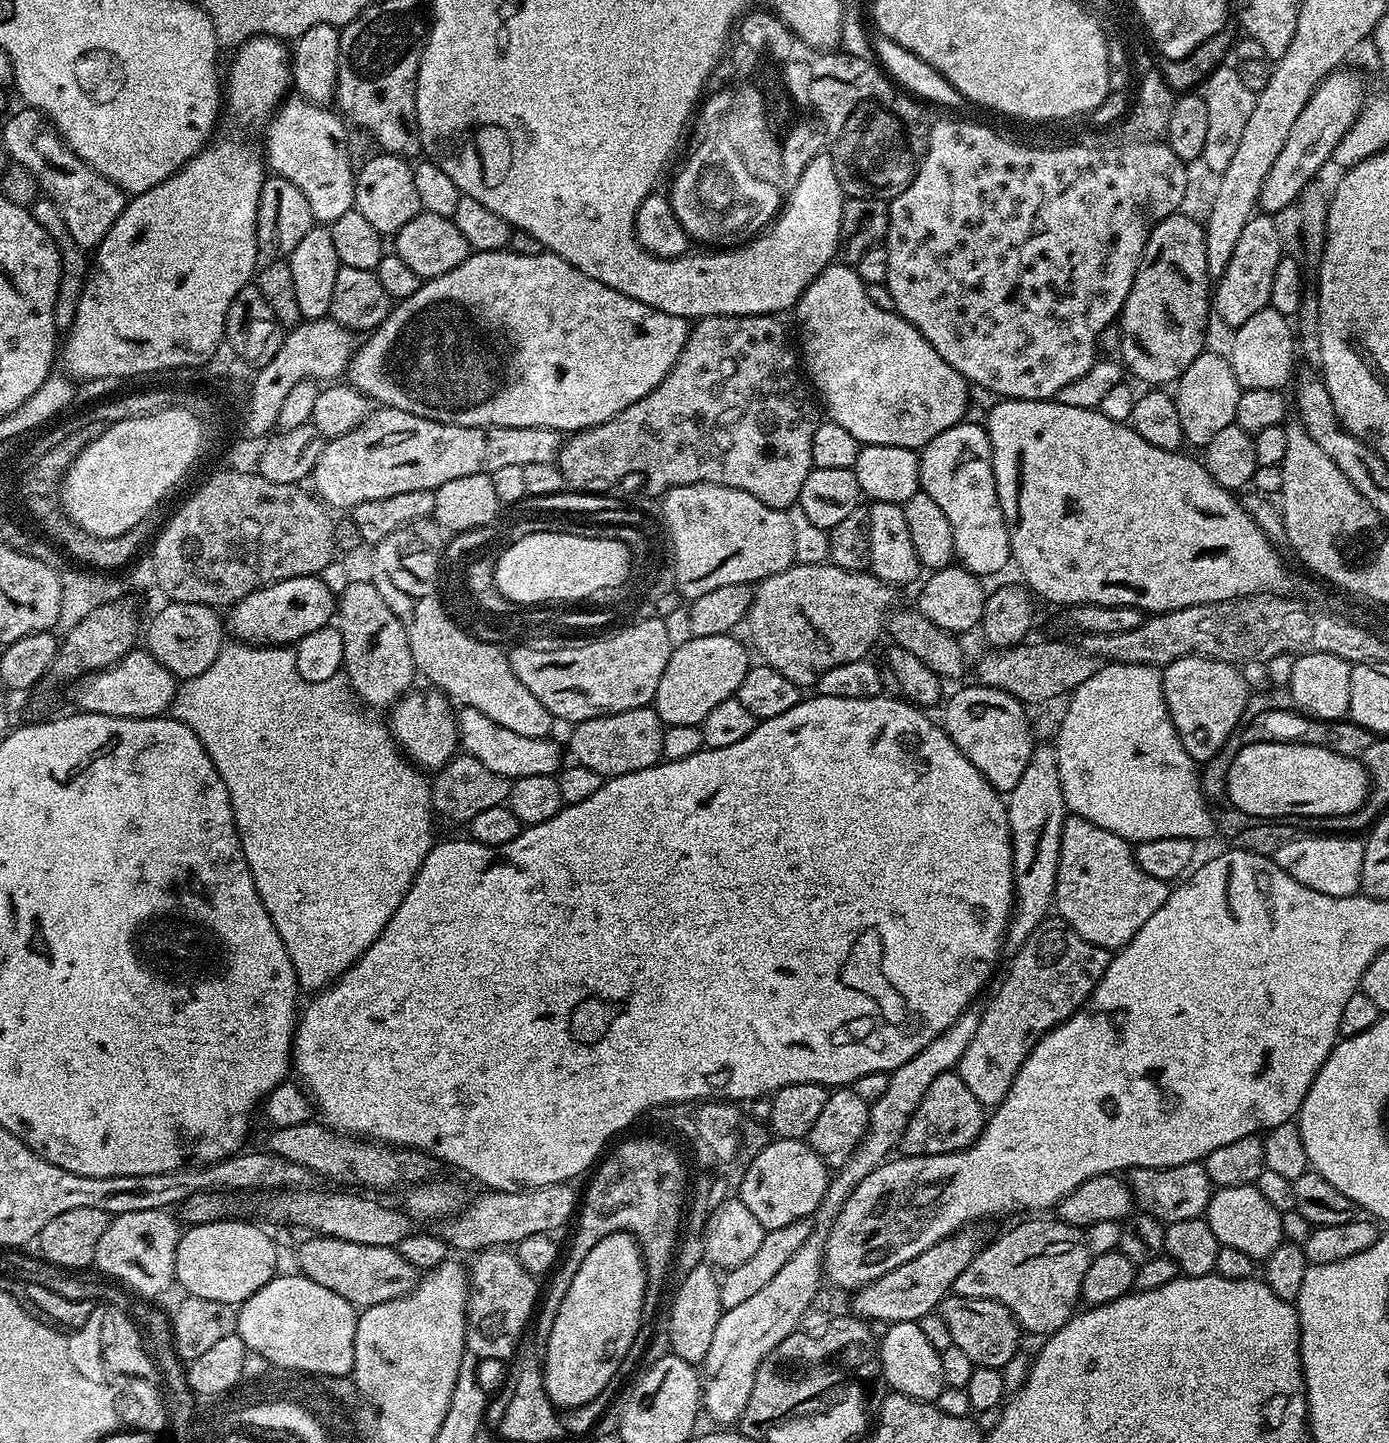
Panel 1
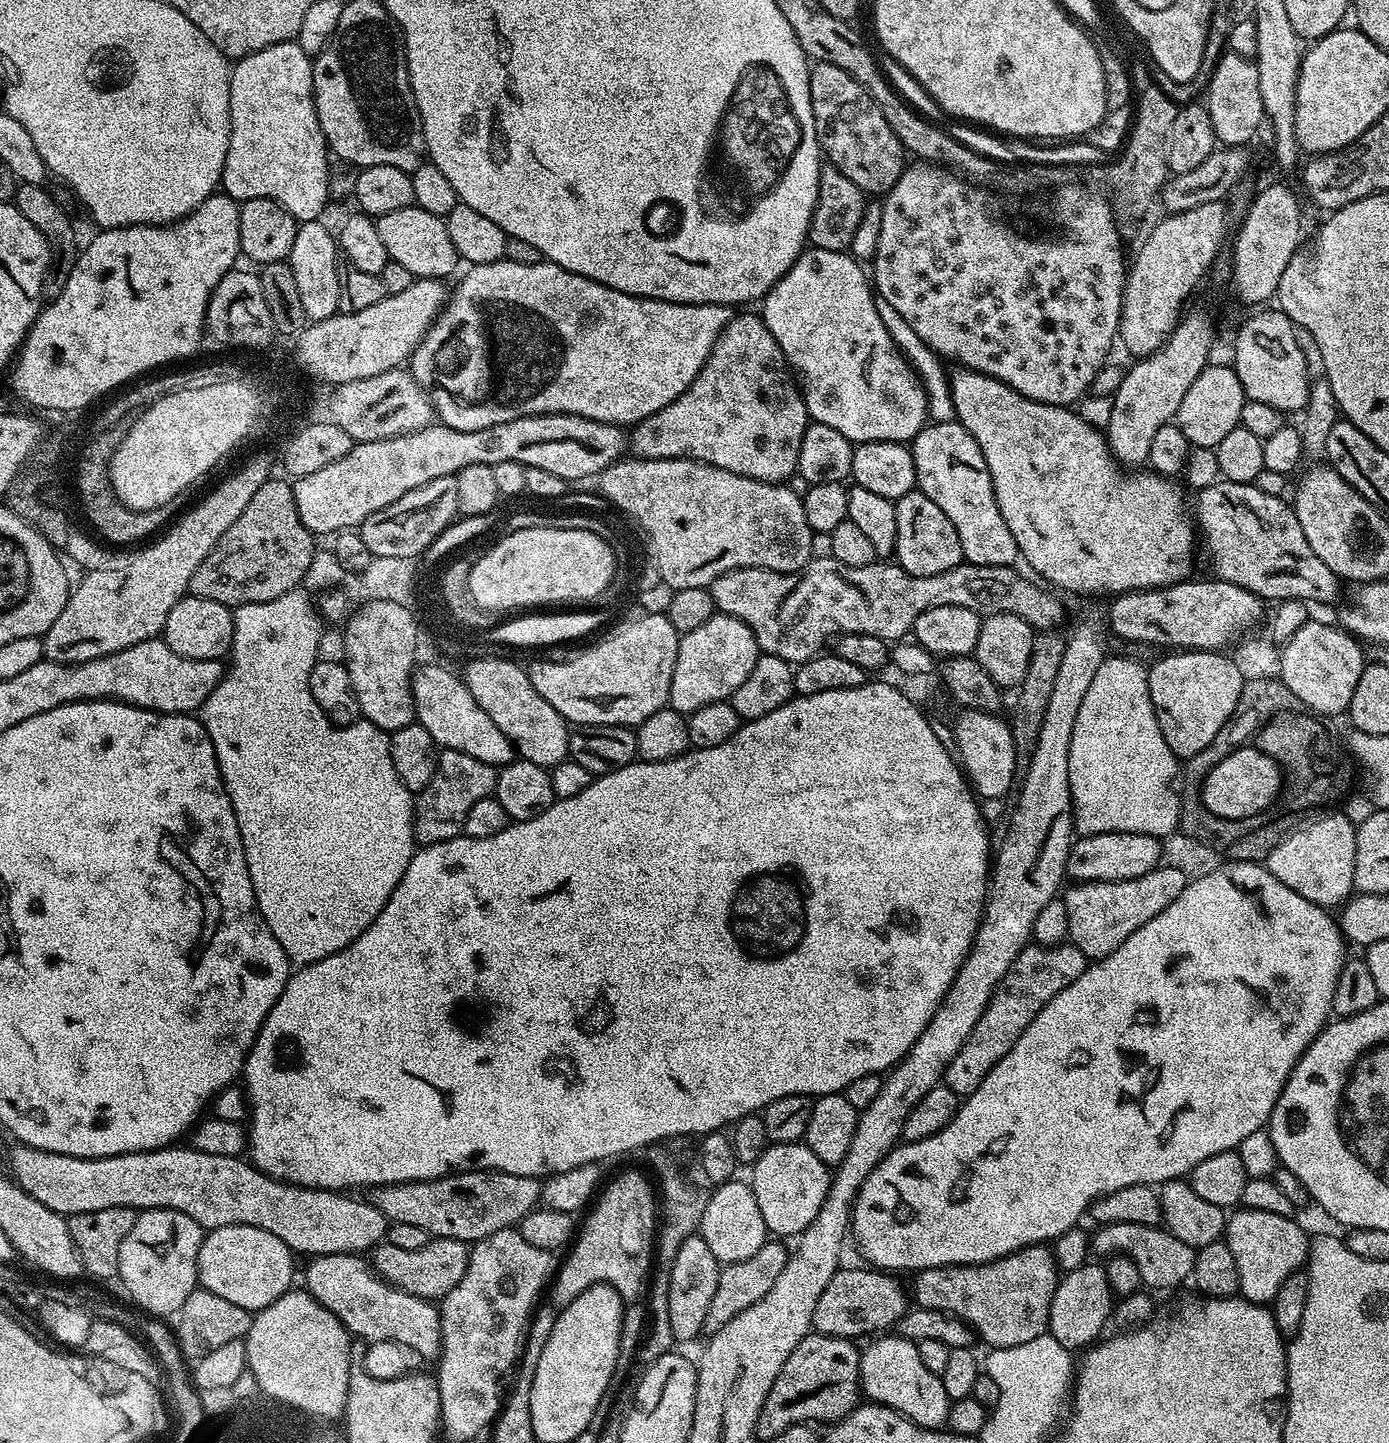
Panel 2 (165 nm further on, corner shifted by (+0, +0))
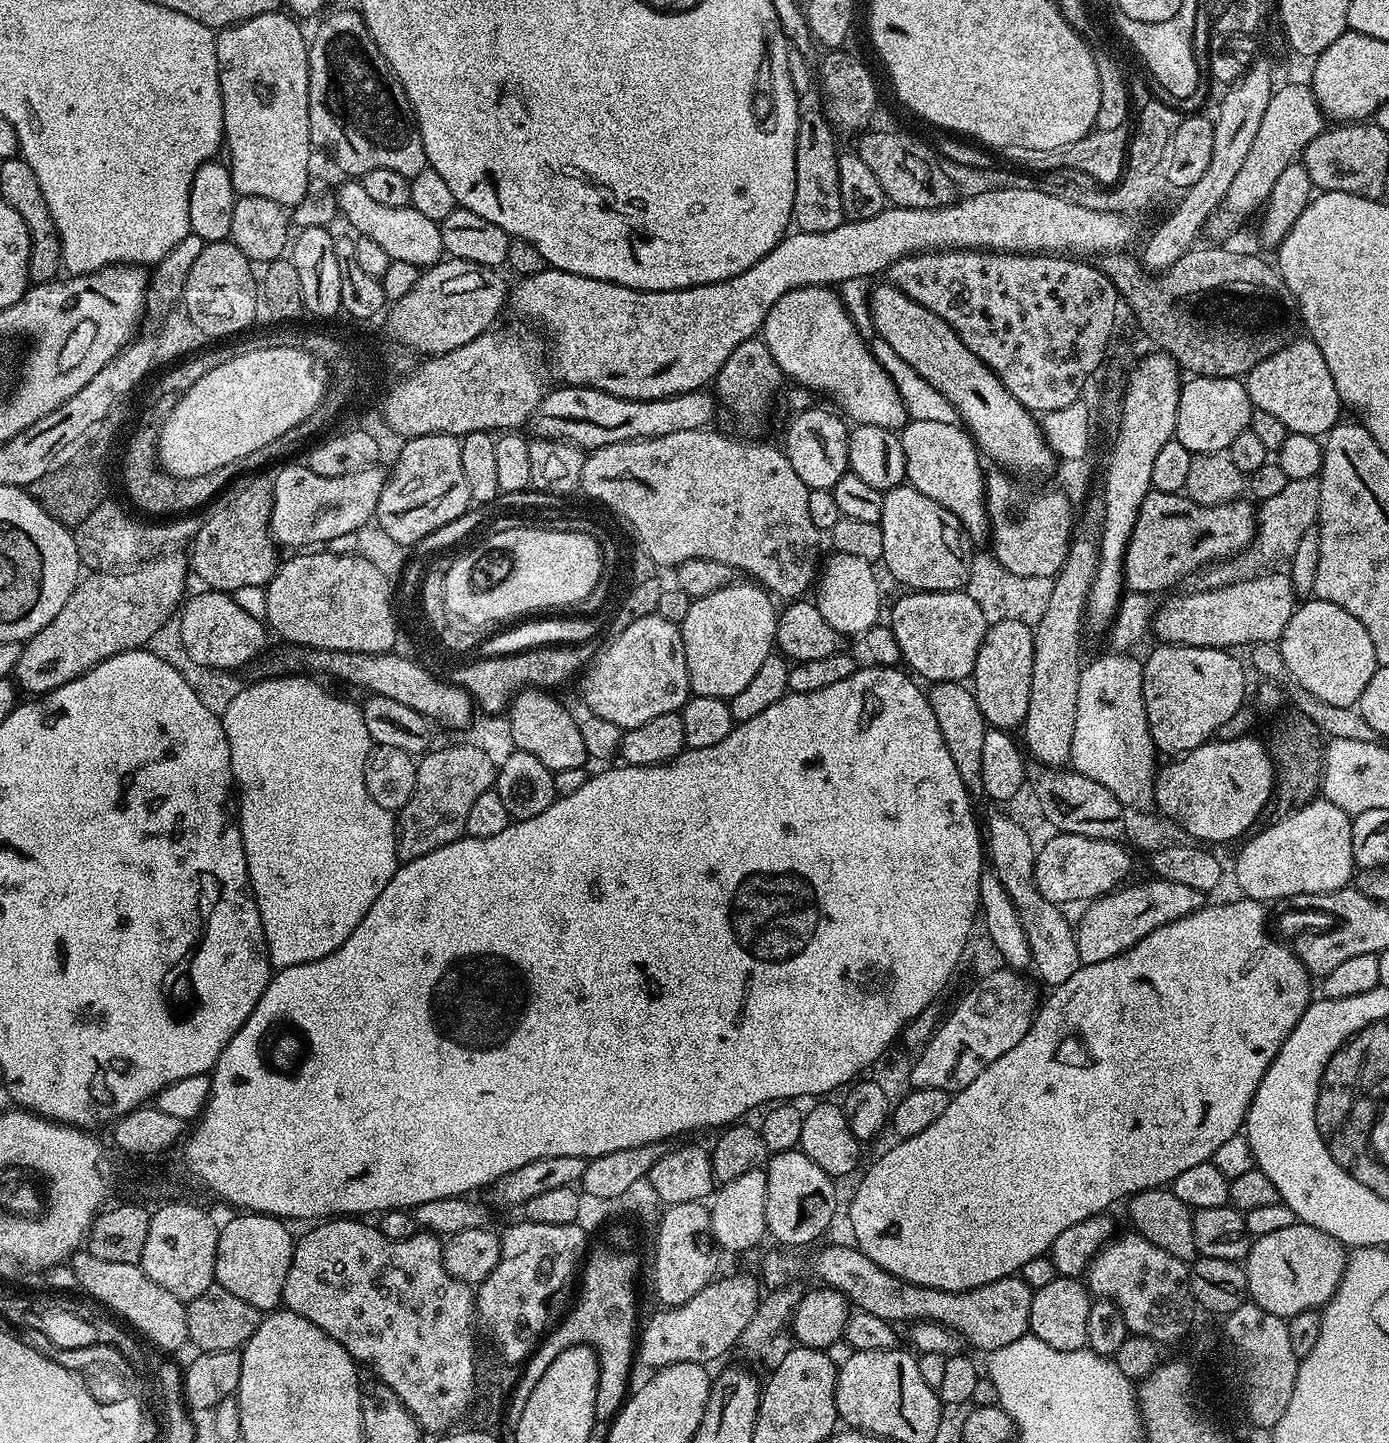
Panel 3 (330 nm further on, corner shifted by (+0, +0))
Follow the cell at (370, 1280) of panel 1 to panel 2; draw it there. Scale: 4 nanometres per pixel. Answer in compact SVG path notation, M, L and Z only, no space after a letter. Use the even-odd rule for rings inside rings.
M437 1236L429 1239L422 1250L401 1250L398 1246L381 1242L371 1249L370 1263L386 1283L393 1284L406 1294L414 1294L429 1302L439 1302L446 1294L450 1294L450 1290L454 1290L454 1286L458 1286L458 1282L462 1282L469 1253L470 1248L465 1241Z

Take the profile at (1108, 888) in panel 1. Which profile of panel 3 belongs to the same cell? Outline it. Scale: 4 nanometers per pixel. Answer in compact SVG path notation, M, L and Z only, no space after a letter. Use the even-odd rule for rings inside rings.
M1150 878L1141 884L1131 884L1121 886L1114 892L1107 892L1085 907L1088 909L1081 914L1080 924L1078 922L1075 925L1081 964L1106 962L1106 958L1114 958L1133 948L1138 941L1146 938L1146 934L1158 930L1158 926L1186 918L1186 914L1194 914L1206 903L1205 893L1191 886L1182 886L1181 883Z

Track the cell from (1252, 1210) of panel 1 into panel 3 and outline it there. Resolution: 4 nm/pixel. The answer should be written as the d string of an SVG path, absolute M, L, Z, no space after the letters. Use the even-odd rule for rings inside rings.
M1297 1222L1294 1226L1286 1226L1286 1230L1277 1230L1274 1234L1262 1234L1255 1237L1252 1249L1248 1251L1248 1258L1243 1261L1251 1303L1262 1306L1262 1310L1270 1314L1285 1318L1323 1309L1342 1282L1342 1274L1348 1265L1348 1257L1349 1253L1345 1245L1339 1244L1333 1236L1309 1224Z

